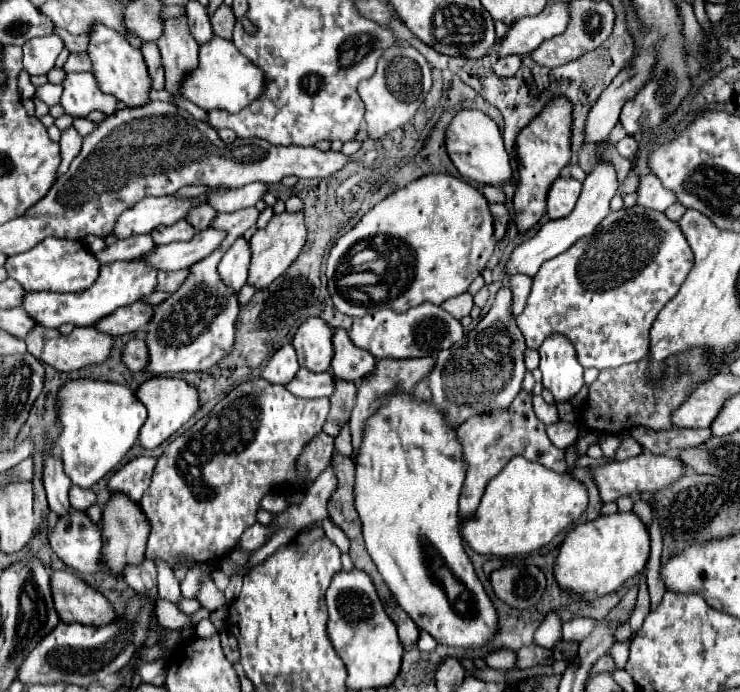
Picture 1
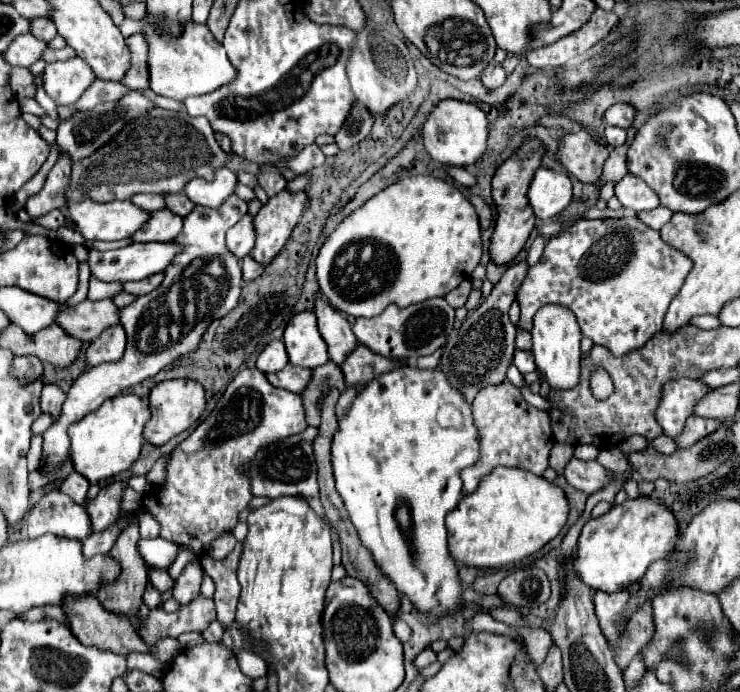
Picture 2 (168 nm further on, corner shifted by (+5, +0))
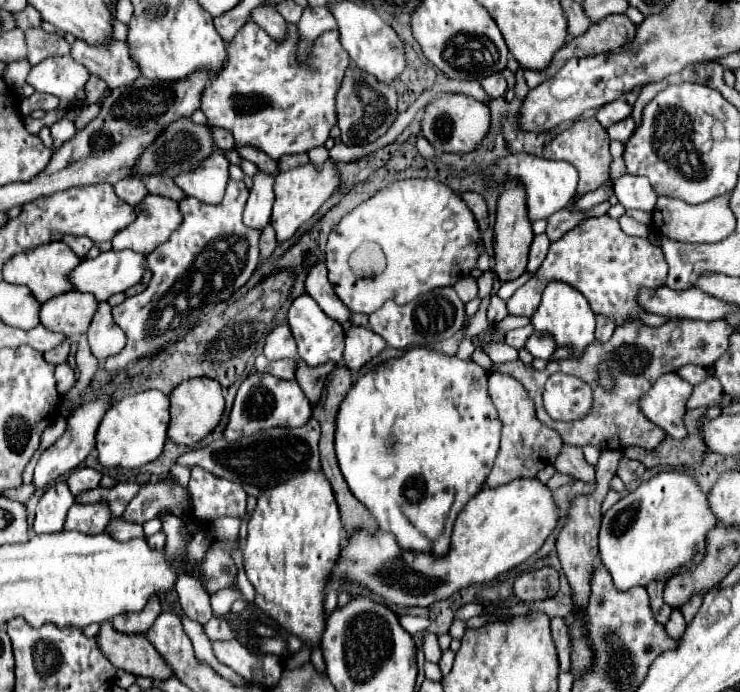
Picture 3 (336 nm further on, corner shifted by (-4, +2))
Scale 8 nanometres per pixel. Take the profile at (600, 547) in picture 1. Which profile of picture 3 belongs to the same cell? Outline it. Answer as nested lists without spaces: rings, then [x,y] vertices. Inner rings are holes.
[[[665,470],[623,496],[603,514],[599,556],[617,590],[647,586],[653,580],[667,580],[689,566],[697,550],[703,548],[705,532],[715,524],[707,494],[699,490],[693,476]]]

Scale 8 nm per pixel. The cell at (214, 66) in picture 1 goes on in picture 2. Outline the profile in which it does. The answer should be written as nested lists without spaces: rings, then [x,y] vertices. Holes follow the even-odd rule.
[[[146,12],[142,22],[146,24],[142,36],[148,42],[148,82],[152,92],[184,102],[188,96],[208,94],[236,78],[236,70],[232,68],[222,44],[204,24],[194,24],[190,20],[182,26],[182,32],[178,36],[166,36],[162,32],[162,20],[158,16]]]

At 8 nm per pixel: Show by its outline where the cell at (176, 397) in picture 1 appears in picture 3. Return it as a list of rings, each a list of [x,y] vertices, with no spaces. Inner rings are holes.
[[[191,378],[189,382],[183,382],[169,394],[171,400],[171,422],[169,422],[169,438],[175,444],[193,446],[199,440],[203,440],[221,420],[221,414],[225,410],[225,400],[221,394],[221,384],[211,378]]]

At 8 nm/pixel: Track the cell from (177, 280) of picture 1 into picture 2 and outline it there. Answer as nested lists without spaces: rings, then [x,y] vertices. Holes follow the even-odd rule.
[[[154,274],[154,276],[150,276],[150,278],[140,280],[140,282],[130,282],[130,284],[124,284],[124,290],[126,290],[128,294],[142,296],[142,294],[148,294],[148,292],[156,290],[156,288],[160,286],[162,278],[164,278],[164,274]]]

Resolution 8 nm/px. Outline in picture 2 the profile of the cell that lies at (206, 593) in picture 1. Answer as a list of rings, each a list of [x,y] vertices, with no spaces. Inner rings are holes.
[[[198,562],[194,564],[186,564],[186,568],[182,570],[182,574],[176,578],[176,584],[174,584],[174,598],[186,606],[190,604],[194,598],[200,596],[200,582],[202,582],[202,568]]]

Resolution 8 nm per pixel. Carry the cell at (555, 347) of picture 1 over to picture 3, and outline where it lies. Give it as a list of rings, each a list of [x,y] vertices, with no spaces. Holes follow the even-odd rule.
[[[551,282],[547,284],[543,292],[543,300],[537,308],[537,314],[533,314],[531,324],[539,332],[547,332],[553,336],[557,348],[571,348],[571,358],[577,360],[585,352],[585,346],[593,342],[593,332],[595,332],[595,314],[589,308],[589,302],[581,292],[577,292],[571,286],[565,286],[563,282]]]

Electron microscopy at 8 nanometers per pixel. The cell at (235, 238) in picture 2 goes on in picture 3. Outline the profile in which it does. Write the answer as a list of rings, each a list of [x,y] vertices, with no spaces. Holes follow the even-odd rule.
[[[257,172],[257,176],[253,178],[251,196],[245,206],[243,216],[245,226],[261,232],[269,224],[271,206],[273,206],[273,178],[263,172]]]

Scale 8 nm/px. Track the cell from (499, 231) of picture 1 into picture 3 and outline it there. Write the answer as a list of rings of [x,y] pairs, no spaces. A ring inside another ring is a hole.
[[[465,192],[465,194],[461,194],[461,198],[467,202],[467,206],[471,208],[471,212],[475,214],[479,230],[485,232],[487,226],[489,226],[489,218],[487,218],[487,204],[485,204],[483,196],[477,194],[477,192]]]

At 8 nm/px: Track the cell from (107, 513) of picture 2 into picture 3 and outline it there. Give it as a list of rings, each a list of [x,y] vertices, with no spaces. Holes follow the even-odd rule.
[[[105,500],[95,502],[95,504],[79,504],[75,502],[67,514],[67,524],[65,530],[77,530],[83,534],[97,536],[105,532],[109,520],[111,520],[111,510]]]

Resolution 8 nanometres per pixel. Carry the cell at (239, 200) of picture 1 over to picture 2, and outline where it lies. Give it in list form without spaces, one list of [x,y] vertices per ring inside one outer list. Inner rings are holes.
[[[218,168],[212,182],[206,182],[204,178],[194,178],[184,186],[184,192],[194,204],[218,208],[230,194],[234,194],[236,182],[238,180],[232,170]]]

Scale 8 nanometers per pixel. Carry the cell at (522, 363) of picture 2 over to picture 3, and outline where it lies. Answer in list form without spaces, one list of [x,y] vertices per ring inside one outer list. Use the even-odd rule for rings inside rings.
[[[535,332],[535,334],[527,340],[525,350],[527,350],[533,358],[547,360],[547,358],[553,354],[553,350],[555,350],[555,342],[553,342],[553,338],[551,338],[549,334],[545,334],[545,332]]]

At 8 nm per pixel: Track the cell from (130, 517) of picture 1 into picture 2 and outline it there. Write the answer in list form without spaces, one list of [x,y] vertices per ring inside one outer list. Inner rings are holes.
[[[130,514],[130,528],[124,530],[124,536],[114,544],[110,556],[116,556],[122,564],[122,574],[112,588],[102,588],[96,598],[104,606],[104,610],[120,616],[134,616],[140,610],[142,594],[148,584],[148,568],[142,556],[138,554],[136,542],[140,538],[138,534],[138,522],[136,516]]]

